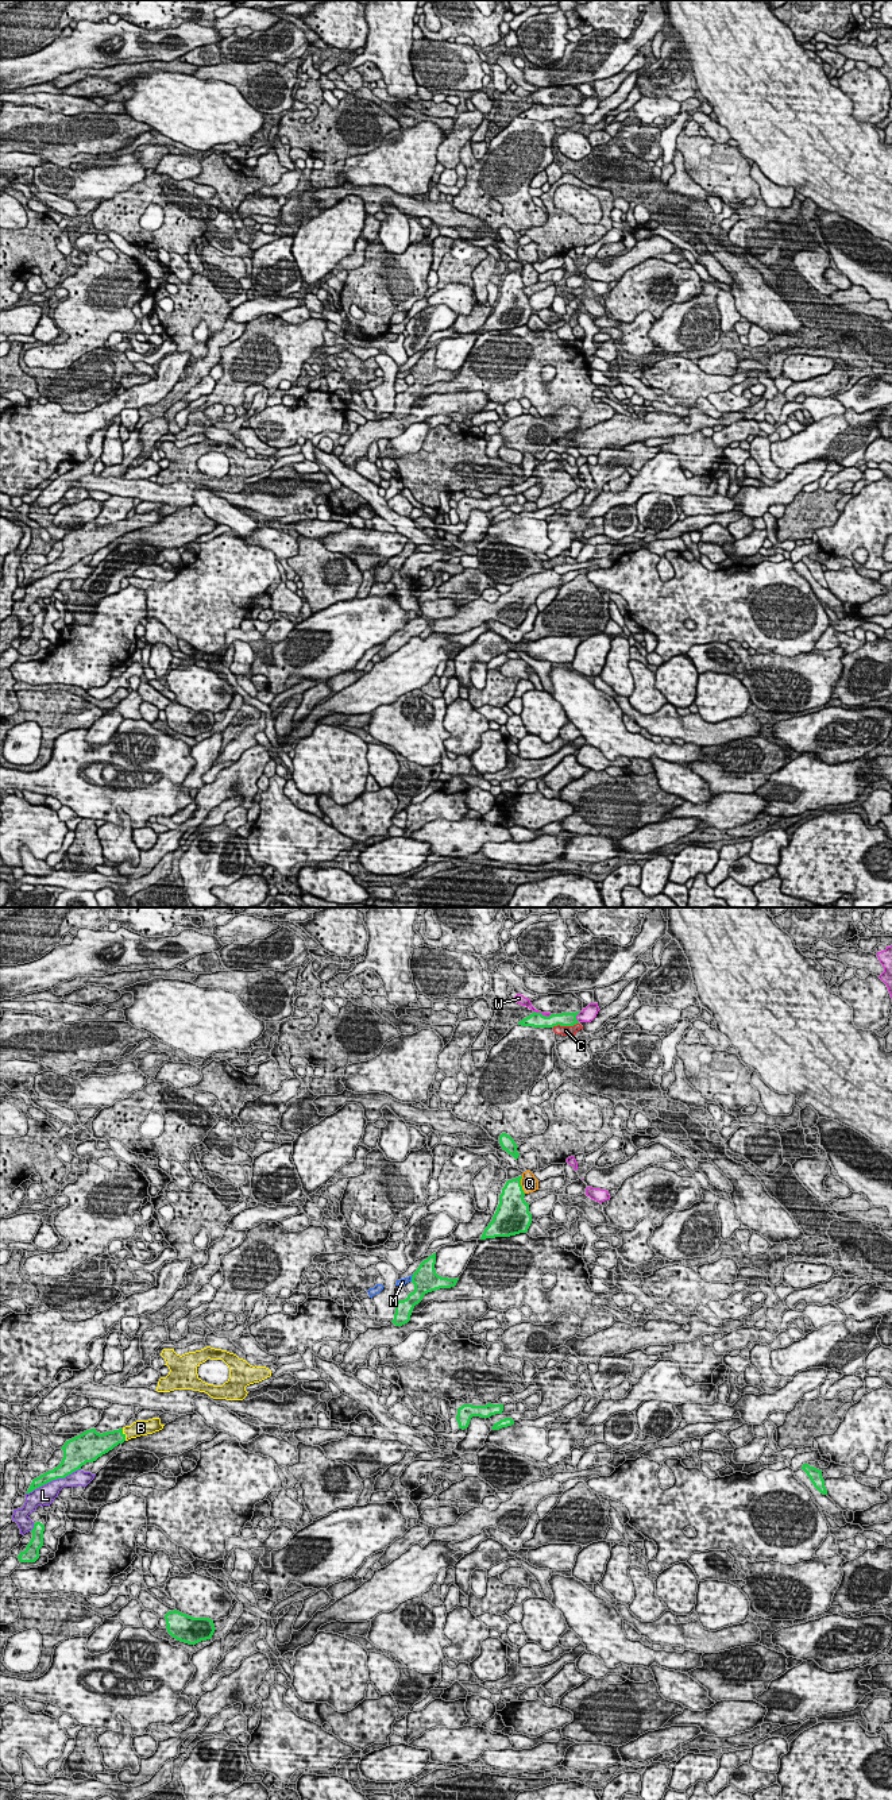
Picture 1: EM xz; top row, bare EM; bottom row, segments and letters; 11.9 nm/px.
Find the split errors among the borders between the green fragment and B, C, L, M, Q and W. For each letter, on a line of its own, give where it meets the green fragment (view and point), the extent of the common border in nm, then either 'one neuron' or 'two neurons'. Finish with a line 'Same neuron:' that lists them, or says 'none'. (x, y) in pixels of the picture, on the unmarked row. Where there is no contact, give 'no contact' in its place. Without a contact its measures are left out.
B: xz (123, 527) | 150 nm | one neuron
C: xz (564, 118) | 320 nm | two neurons
L: xz (53, 571) | 700 nm | two neurons
M: xz (412, 370) | 90 nm | two neurons
Q: xz (520, 277) | 220 nm | two neurons
W: xz (541, 107) | 220 nm | two neurons
Same neuron: B

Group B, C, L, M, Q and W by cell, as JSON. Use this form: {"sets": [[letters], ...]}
{"sets": [["B"], ["C"], ["L"], ["M"], ["Q"], ["W"]]}

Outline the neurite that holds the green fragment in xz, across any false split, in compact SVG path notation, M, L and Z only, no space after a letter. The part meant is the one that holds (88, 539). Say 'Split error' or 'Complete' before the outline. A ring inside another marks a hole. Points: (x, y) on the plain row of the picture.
Split error. M152 510L148 513L136 513L131 519L103 527L97 525L96 521L86 523L65 535L65 537L61 540L63 543L63 551L61 556L53 563L49 563L34 571L26 586L30 586L53 573L65 571L73 564L81 562L81 559L86 555L96 554L99 550L108 546L124 533L152 527L162 523L163 519L165 517L161 516L159 510Z

